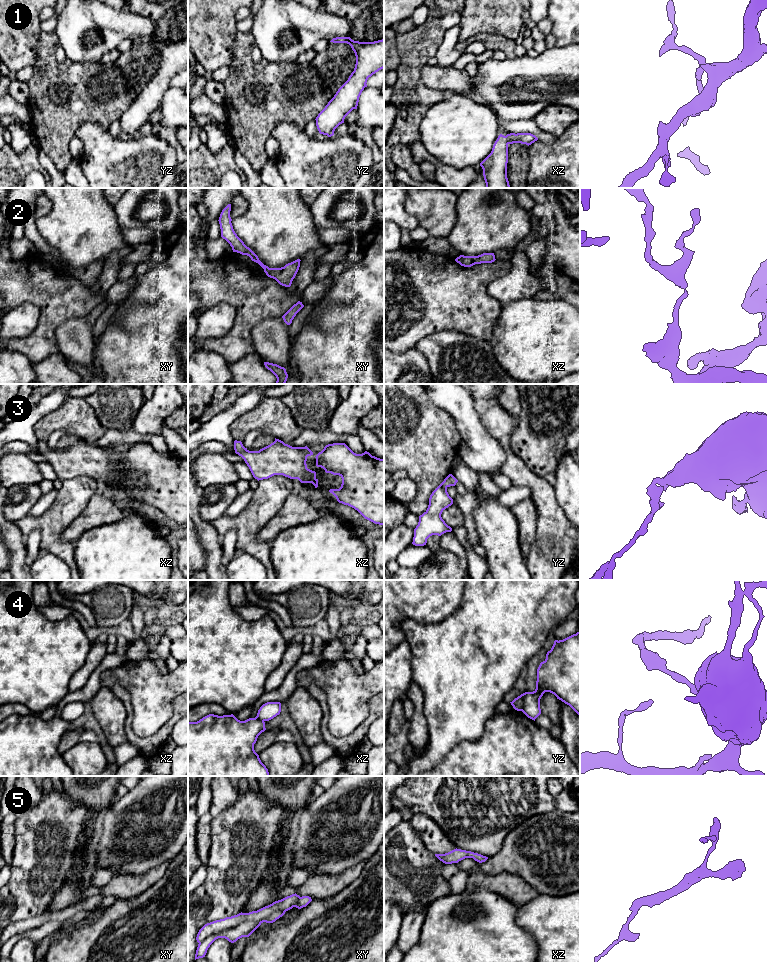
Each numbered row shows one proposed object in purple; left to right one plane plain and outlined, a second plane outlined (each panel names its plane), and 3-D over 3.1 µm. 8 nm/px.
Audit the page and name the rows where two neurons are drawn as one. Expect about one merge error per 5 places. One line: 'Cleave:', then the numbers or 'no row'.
Cleave: 4

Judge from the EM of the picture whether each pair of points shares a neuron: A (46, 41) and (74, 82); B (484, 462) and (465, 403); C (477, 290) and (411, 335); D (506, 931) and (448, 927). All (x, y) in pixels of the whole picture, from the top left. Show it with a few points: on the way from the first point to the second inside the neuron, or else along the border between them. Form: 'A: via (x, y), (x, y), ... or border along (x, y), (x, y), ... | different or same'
A: via (46, 52), (46, 57), (63, 74) | same
B: via (478, 447), (466, 418) | same
C: via (461, 294), (457, 298), (448, 298), (427, 319) | same
D: via (492, 931), (462, 931) | same

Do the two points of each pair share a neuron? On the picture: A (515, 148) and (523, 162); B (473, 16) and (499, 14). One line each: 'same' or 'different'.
A: same
B: same

